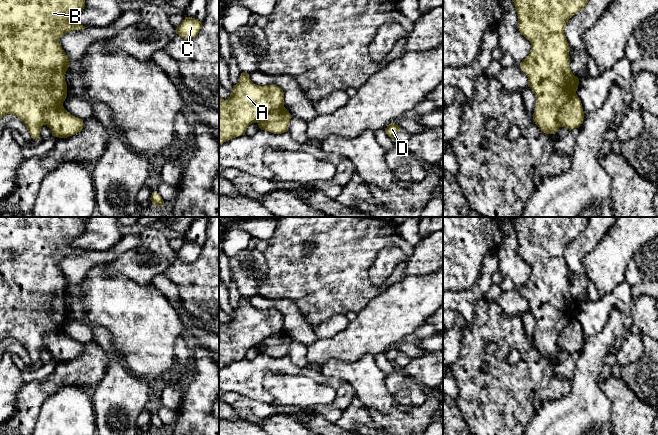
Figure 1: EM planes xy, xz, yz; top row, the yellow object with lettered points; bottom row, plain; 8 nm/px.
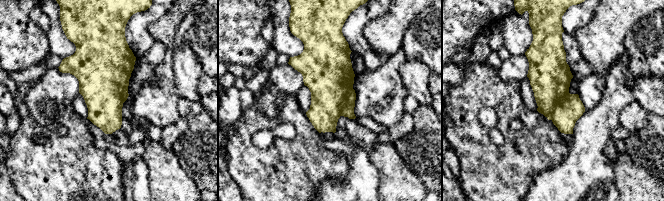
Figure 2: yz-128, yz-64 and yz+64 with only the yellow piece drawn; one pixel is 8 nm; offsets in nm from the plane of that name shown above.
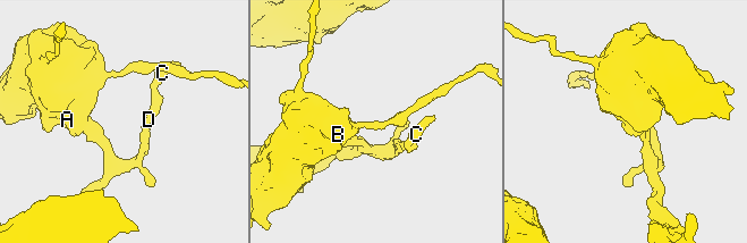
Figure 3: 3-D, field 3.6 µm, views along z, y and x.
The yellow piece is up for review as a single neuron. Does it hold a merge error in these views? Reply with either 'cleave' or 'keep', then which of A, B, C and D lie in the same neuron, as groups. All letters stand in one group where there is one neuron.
cleave; groups A B / C D

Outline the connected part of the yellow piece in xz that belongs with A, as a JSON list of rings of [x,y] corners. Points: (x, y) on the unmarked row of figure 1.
[[[241,297],[239,306],[233,309],[233,313],[227,324],[219,321],[219,370],[232,362],[244,359],[249,349],[284,330],[284,316],[279,310],[256,309],[250,304],[248,297]]]

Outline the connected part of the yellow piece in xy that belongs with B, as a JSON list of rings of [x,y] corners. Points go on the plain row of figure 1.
[[[0,217],[0,344],[7,338],[17,340],[25,348],[33,363],[39,362],[42,350],[47,349],[44,344],[45,335],[53,329],[63,327],[66,323],[67,308],[65,298],[70,286],[59,268],[59,263],[67,256],[87,252],[73,245],[73,241],[81,236],[84,230],[85,220],[81,217]]]

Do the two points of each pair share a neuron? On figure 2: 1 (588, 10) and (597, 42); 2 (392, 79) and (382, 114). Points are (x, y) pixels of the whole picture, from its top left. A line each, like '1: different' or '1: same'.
1: different
2: same

